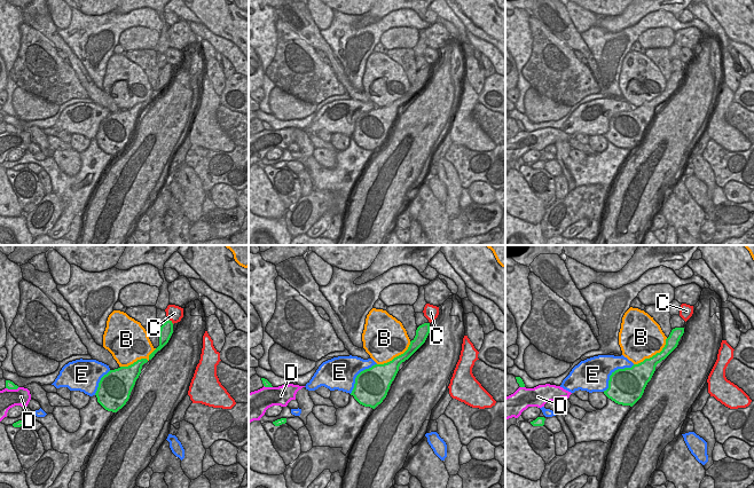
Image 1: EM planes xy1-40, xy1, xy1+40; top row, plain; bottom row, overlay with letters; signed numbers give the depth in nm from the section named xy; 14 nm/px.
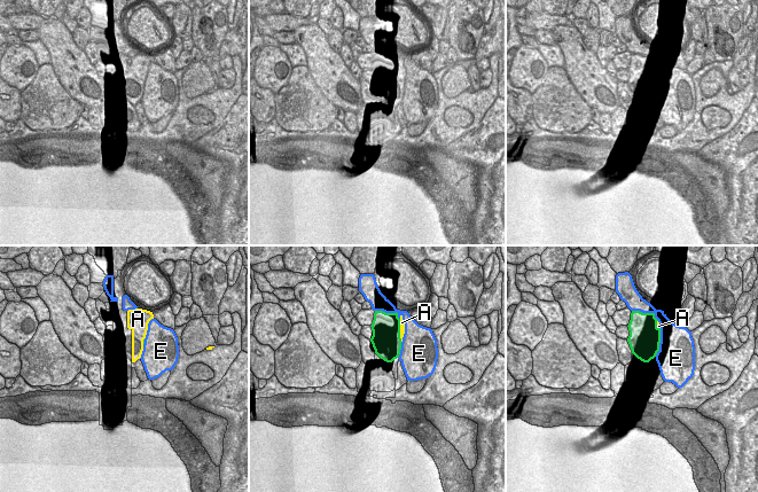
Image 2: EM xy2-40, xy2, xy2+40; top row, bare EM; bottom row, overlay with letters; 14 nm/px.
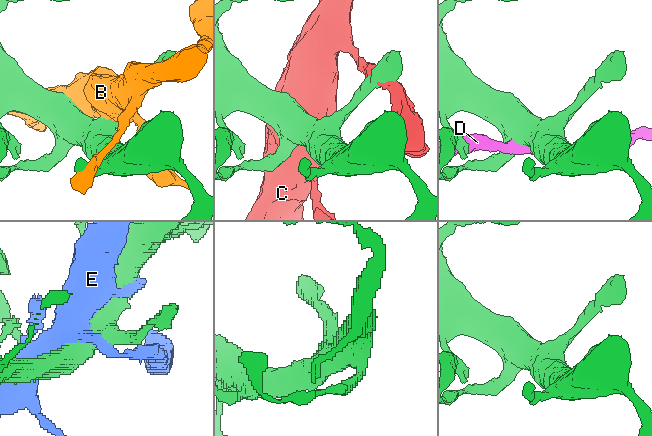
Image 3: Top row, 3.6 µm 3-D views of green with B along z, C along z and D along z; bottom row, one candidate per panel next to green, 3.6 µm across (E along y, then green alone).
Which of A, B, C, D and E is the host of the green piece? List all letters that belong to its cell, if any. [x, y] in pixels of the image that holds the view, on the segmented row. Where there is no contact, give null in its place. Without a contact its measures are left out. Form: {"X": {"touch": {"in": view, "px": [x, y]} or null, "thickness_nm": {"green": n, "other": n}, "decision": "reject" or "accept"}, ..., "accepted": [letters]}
{"A": {"touch": {"in": "xy2", "px": [399, 330]}, "thickness_nm": {"green": 400, "other": 60}, "decision": "accept"}, "B": {"touch": {"in": "xy1+40", "px": [653, 355]}, "thickness_nm": {"green": 260, "other": 480}, "decision": "reject"}, "C": {"touch": {"in": "xy1-40", "px": [171, 321]}, "thickness_nm": {"green": 190, "other": 220}, "decision": "reject"}, "D": {"touch": {"in": "xy1-40", "px": [12, 388]}, "thickness_nm": {"green": 120, "other": 260}, "decision": "reject"}, "E": {"touch": {"in": "xy1+40", "px": [613, 372]}, "thickness_nm": {"green": 480, "other": 400}, "decision": "reject"}, "accepted": ["A"]}

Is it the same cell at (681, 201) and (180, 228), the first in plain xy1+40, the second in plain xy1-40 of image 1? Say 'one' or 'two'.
one

